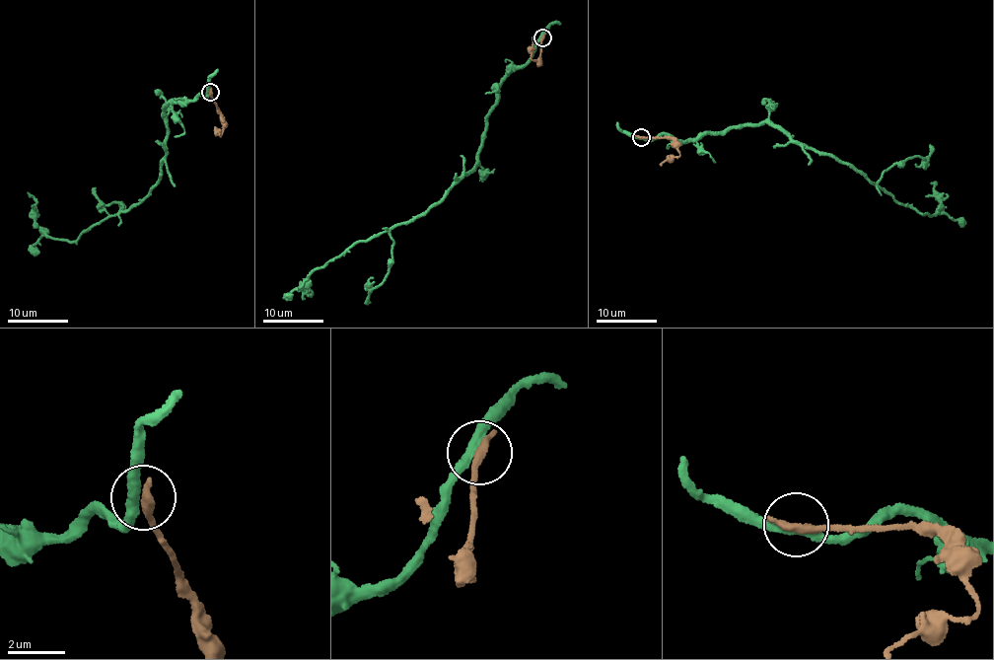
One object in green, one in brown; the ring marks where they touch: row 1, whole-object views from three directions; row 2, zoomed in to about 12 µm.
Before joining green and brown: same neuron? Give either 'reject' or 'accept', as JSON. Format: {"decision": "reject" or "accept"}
{"decision": "reject"}

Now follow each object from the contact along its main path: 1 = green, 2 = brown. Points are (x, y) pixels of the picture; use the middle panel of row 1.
1: (541, 36), (507, 73), (478, 166), (426, 212), (311, 272), (308, 291)
2: (541, 37), (538, 61), (532, 59), (532, 36)

